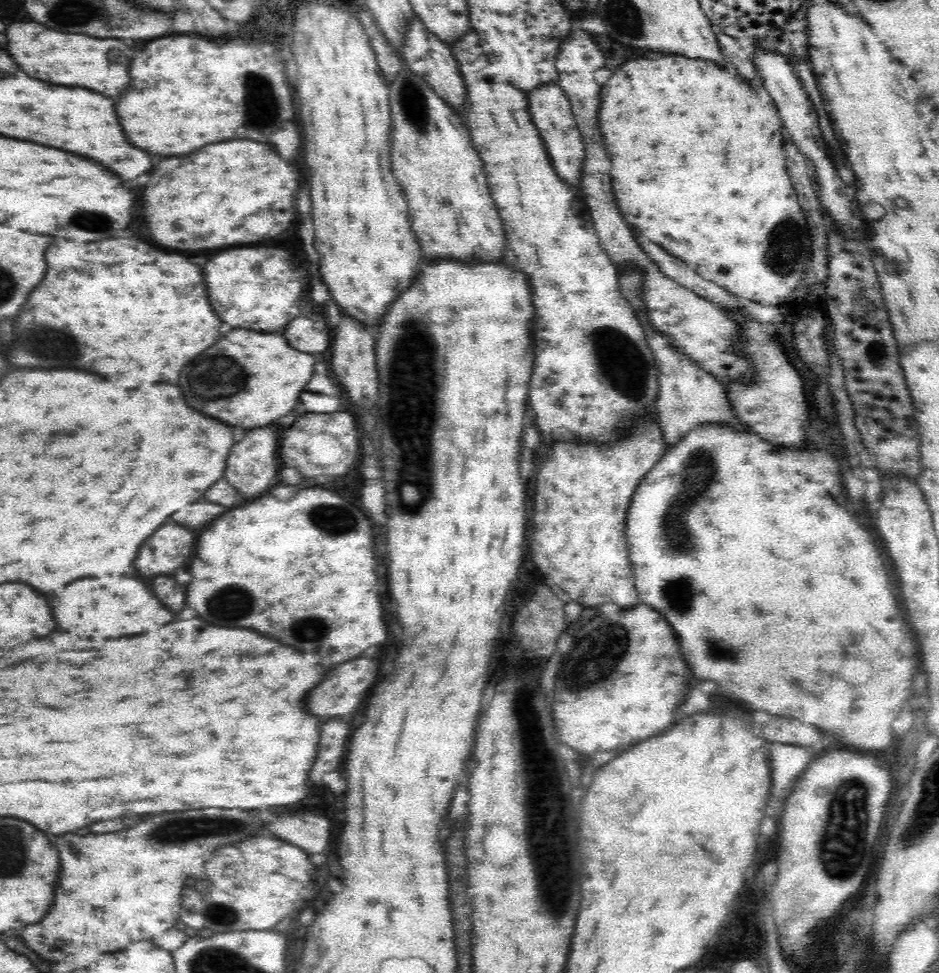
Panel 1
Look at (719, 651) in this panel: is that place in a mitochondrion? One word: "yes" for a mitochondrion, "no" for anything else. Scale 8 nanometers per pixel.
yes

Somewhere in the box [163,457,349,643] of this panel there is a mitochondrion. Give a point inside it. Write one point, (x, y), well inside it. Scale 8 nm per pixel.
(228, 602)

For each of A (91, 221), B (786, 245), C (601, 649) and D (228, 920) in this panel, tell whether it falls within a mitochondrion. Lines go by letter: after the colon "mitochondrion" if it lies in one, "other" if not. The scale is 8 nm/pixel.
A: mitochondrion
B: mitochondrion
C: mitochondrion
D: mitochondrion

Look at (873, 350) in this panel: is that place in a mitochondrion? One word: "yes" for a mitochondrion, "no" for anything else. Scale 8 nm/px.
yes

